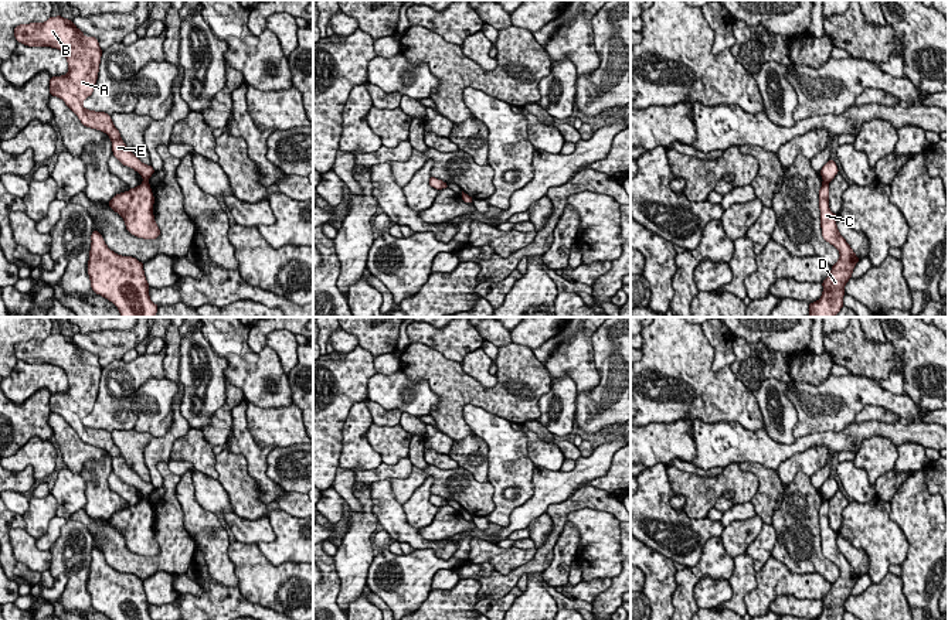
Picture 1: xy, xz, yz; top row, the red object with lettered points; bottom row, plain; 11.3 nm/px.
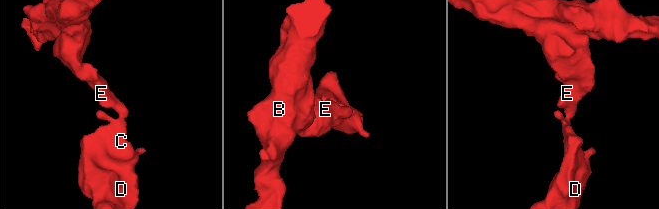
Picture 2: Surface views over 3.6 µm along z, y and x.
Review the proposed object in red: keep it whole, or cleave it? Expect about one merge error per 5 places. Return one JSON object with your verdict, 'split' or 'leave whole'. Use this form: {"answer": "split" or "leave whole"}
{"answer": "split"}

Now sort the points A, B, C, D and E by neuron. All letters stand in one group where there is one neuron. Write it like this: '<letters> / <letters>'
A B E / C D

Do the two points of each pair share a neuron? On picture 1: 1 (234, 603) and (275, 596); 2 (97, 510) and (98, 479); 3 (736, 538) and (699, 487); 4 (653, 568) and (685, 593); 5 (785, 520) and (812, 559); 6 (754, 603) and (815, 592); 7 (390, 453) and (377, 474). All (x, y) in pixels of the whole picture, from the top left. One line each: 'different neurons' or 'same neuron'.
1: different neurons
2: same neuron
3: different neurons
4: different neurons
5: same neuron
6: same neuron
7: different neurons

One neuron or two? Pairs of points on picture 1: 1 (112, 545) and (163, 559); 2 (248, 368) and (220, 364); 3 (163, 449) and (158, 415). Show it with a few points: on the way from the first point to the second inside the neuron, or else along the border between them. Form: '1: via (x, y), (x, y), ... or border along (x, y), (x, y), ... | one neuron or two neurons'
1: via (125, 558), (129, 562), (150, 562) | one neuron
2: border along (207, 340), (210, 347), (227, 361), (227, 381) | two neurons
3: border along (172, 405), (172, 425), (163, 435), (152, 438) | two neurons

